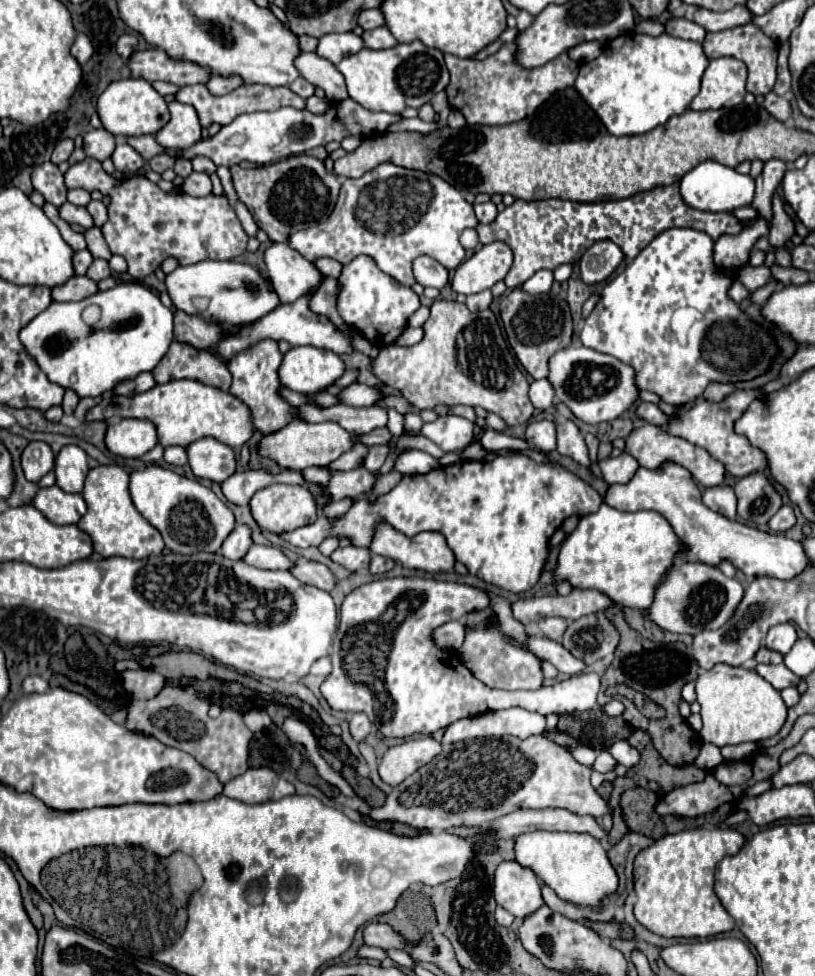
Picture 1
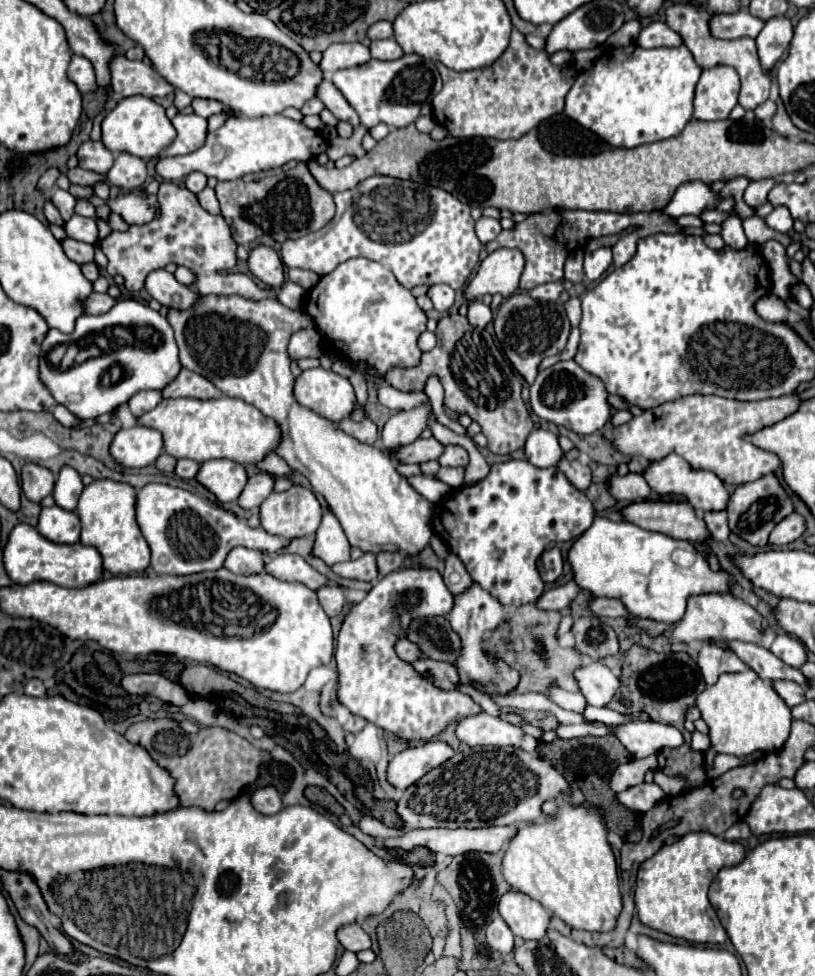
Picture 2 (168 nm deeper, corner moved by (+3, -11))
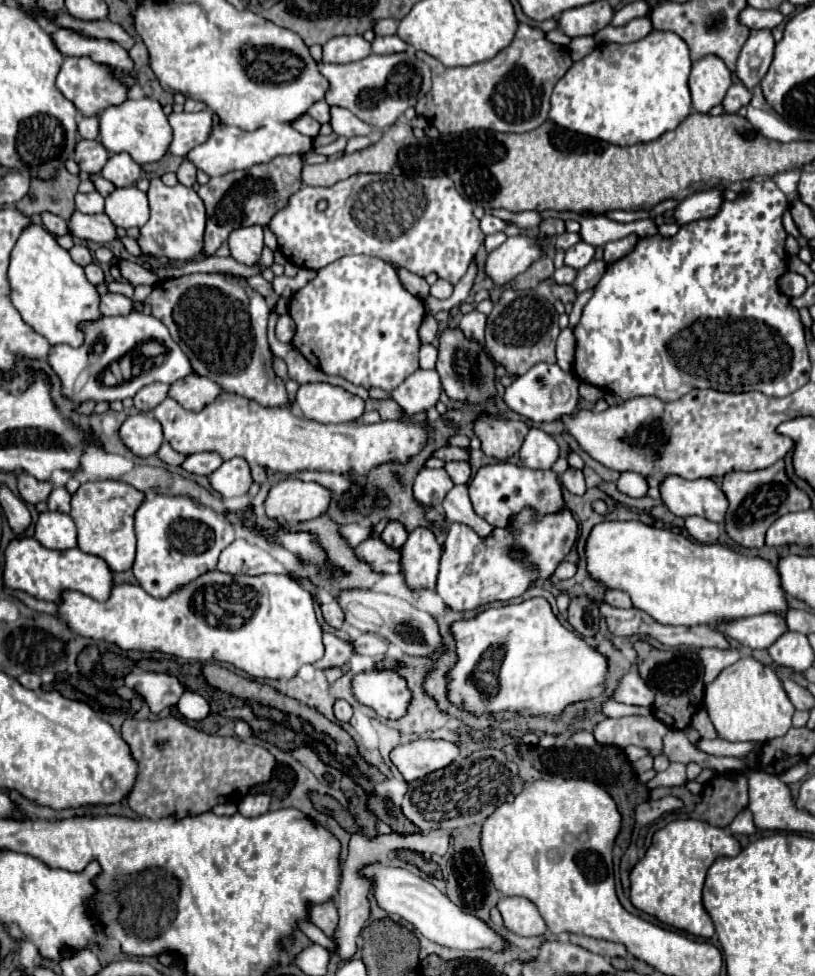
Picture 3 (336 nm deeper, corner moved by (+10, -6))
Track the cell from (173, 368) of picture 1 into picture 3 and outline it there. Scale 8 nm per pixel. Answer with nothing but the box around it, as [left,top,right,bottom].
[170,375,222,411]

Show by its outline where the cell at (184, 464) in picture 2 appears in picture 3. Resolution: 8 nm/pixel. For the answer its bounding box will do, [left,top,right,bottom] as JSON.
[184,453,224,475]

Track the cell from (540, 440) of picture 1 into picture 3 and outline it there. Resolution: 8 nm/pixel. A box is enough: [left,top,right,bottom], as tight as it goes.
[520,427,560,469]

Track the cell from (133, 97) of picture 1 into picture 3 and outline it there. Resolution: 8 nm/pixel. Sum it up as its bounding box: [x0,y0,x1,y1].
[100,99,172,165]

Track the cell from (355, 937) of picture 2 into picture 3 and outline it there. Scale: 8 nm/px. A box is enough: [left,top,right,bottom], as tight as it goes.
[306,901,338,937]

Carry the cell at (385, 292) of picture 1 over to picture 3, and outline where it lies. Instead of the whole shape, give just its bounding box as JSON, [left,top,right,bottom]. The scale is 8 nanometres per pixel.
[288,255,426,391]

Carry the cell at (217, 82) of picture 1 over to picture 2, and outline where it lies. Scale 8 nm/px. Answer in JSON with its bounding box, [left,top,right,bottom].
[191,98,223,118]

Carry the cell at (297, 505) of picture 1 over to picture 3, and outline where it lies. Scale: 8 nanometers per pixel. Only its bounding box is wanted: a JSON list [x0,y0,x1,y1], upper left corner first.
[266,479,332,523]

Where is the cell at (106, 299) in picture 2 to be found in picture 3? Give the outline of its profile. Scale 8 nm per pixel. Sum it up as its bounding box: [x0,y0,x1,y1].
[100,293,134,315]

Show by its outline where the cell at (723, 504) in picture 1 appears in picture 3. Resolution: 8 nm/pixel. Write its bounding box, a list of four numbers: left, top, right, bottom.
[684,517,720,543]

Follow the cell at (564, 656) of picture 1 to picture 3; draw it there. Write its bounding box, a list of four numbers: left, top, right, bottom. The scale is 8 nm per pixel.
[614,671,656,705]

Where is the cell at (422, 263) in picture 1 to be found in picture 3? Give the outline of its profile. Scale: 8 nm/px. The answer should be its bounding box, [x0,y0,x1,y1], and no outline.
[430,279,452,299]

